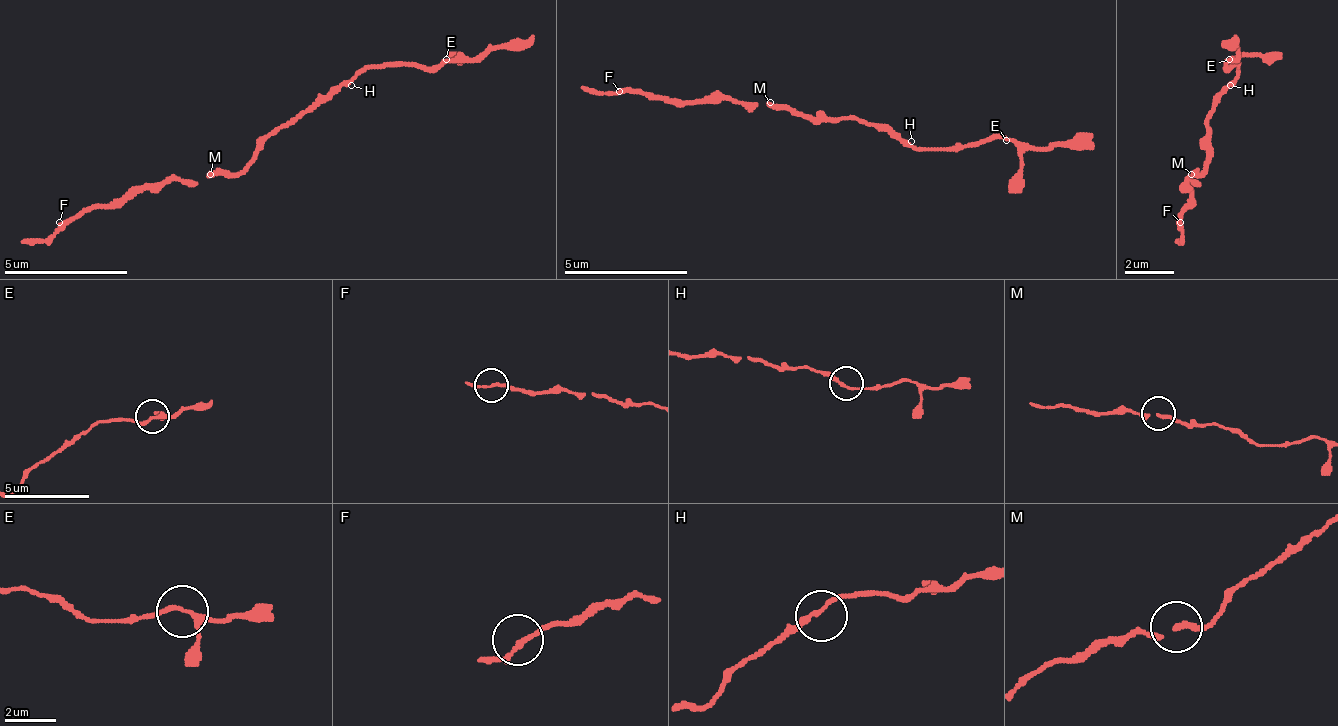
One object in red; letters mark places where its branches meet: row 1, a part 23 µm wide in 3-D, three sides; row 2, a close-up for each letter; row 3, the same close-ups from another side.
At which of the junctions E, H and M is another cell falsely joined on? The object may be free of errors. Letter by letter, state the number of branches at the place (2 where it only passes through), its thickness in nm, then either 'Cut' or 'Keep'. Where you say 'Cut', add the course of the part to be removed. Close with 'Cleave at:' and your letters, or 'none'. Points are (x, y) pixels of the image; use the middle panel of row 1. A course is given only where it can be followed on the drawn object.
E: Branches: 3. Thickness 150 nm. Keep
H: Branches: 2. Thickness 170 nm. Keep
M: Branches: 2. Thickness 190 nm. Keep
Cleave at: none

